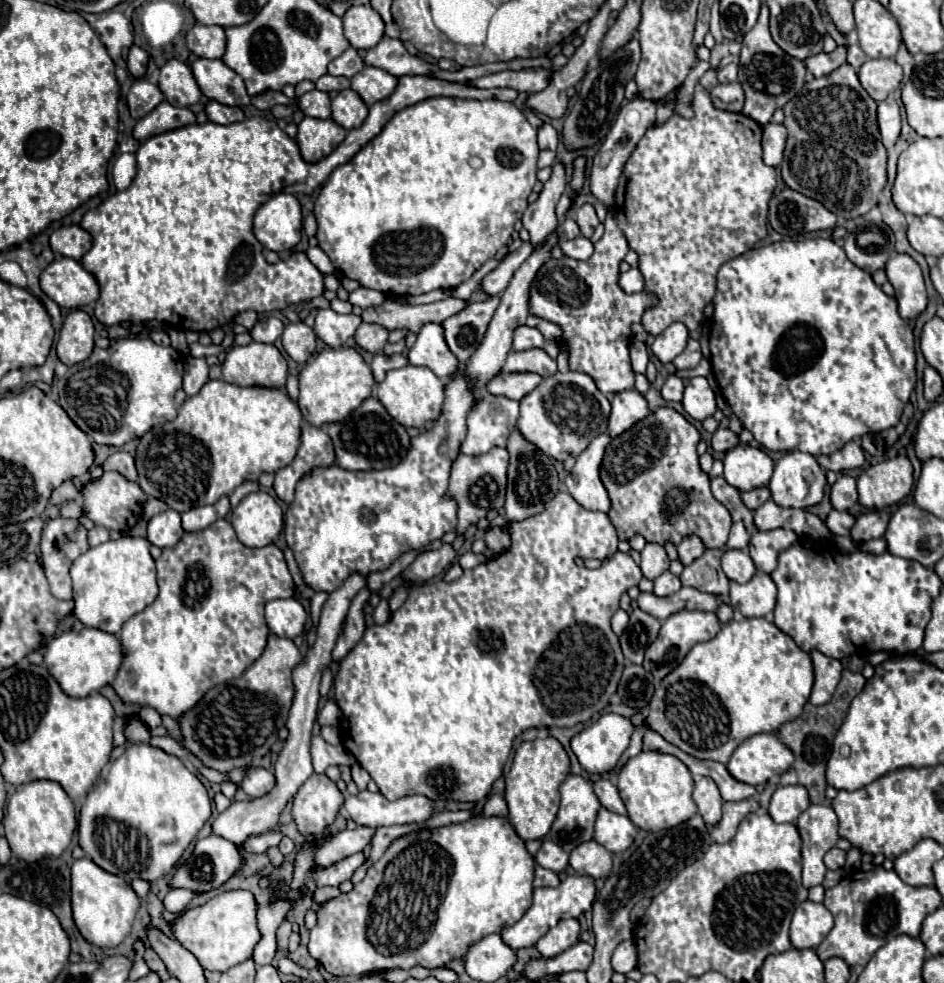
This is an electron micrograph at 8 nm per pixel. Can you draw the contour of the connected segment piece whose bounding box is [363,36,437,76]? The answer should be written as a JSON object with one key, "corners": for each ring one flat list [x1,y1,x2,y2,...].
{"corners":[[383,36,377,46,367,50,363,60,367,66,383,68,393,76,421,76,437,70,437,66,427,64,419,56,411,56,401,40,389,36]]}

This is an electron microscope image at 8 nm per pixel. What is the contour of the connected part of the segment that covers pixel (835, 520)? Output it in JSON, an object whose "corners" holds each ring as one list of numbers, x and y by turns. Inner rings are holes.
{"corners":[[831,510,825,524,833,534,849,536,849,532,851,532,851,528,855,524,855,516,851,516,847,510]]}

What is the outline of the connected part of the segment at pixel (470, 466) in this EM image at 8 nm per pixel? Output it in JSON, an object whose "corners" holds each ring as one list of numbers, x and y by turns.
{"corners":[[491,448,479,456,461,454,455,464,451,466,449,478,449,492,455,496,459,504,459,522,457,522,457,536,463,536,471,524,477,524,489,512,503,508,505,502,505,482,507,482,507,464,509,456,505,448]]}

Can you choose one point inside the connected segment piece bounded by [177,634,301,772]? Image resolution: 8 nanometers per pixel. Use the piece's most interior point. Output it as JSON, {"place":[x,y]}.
{"place":[235,723]}

